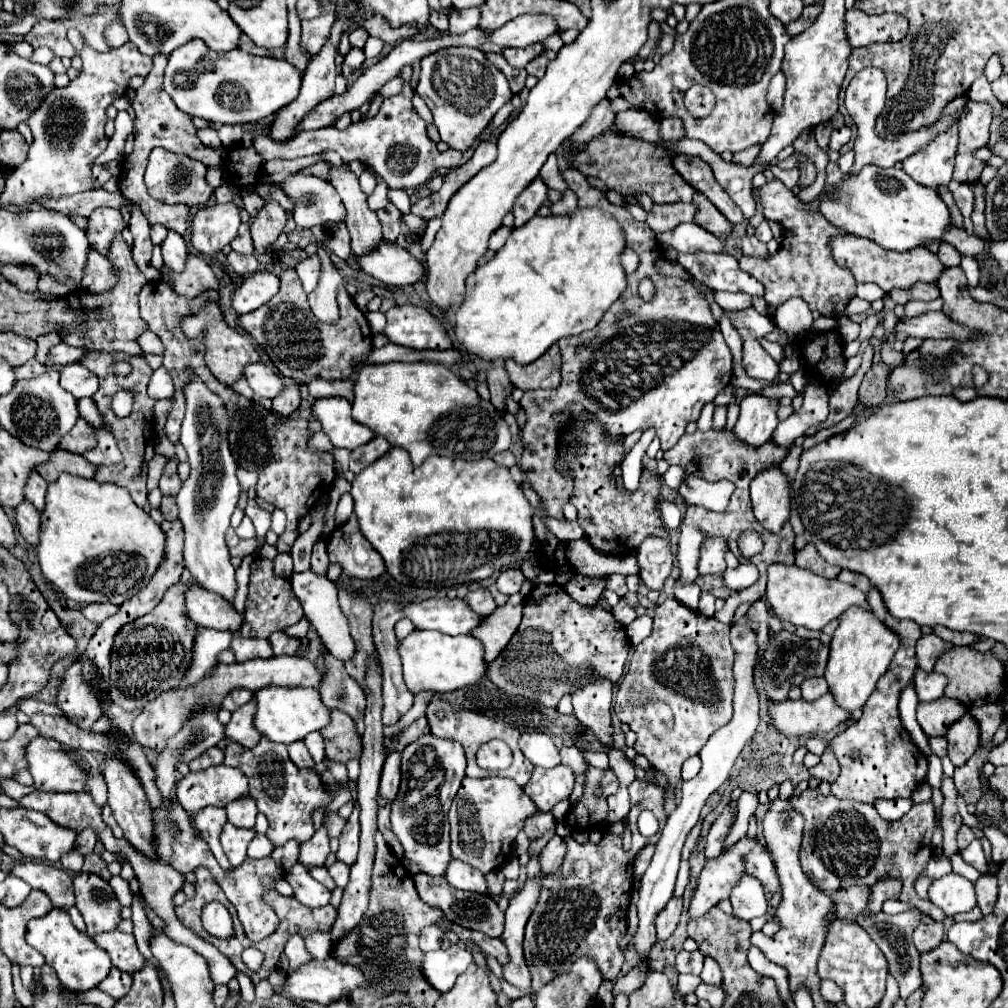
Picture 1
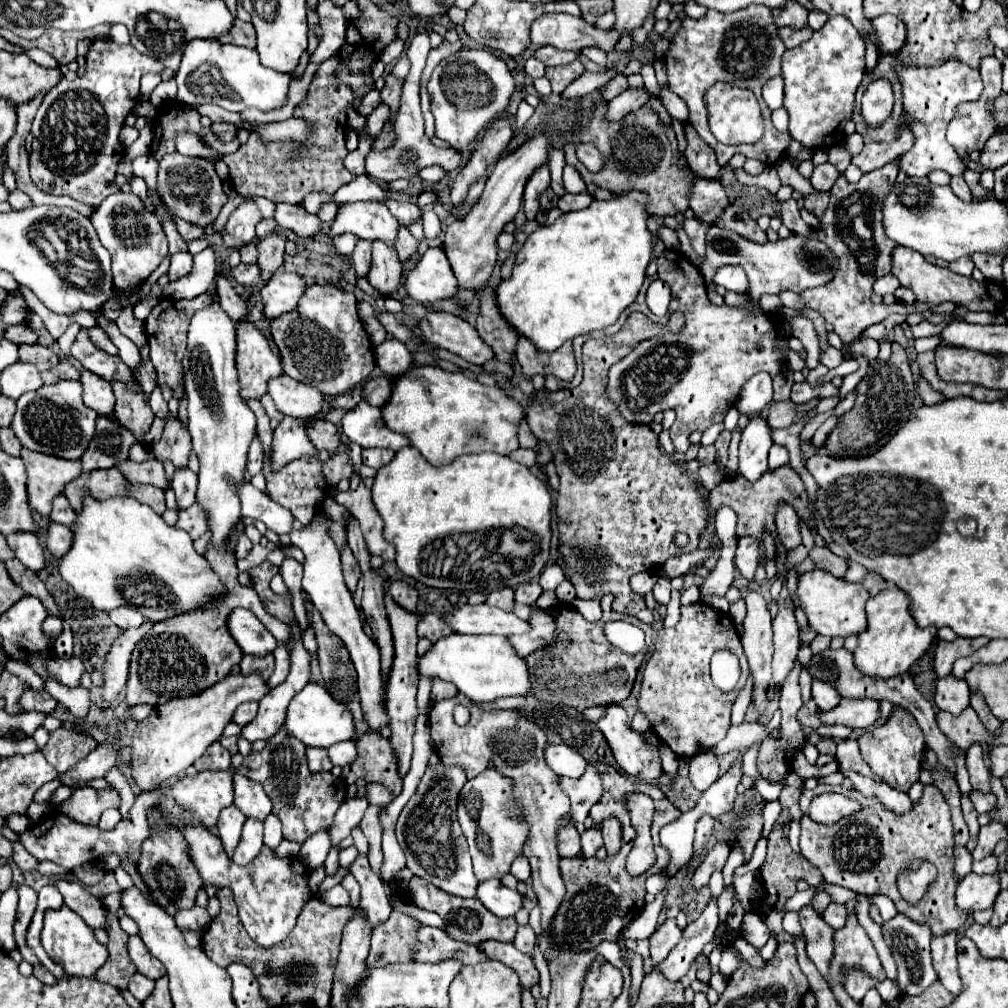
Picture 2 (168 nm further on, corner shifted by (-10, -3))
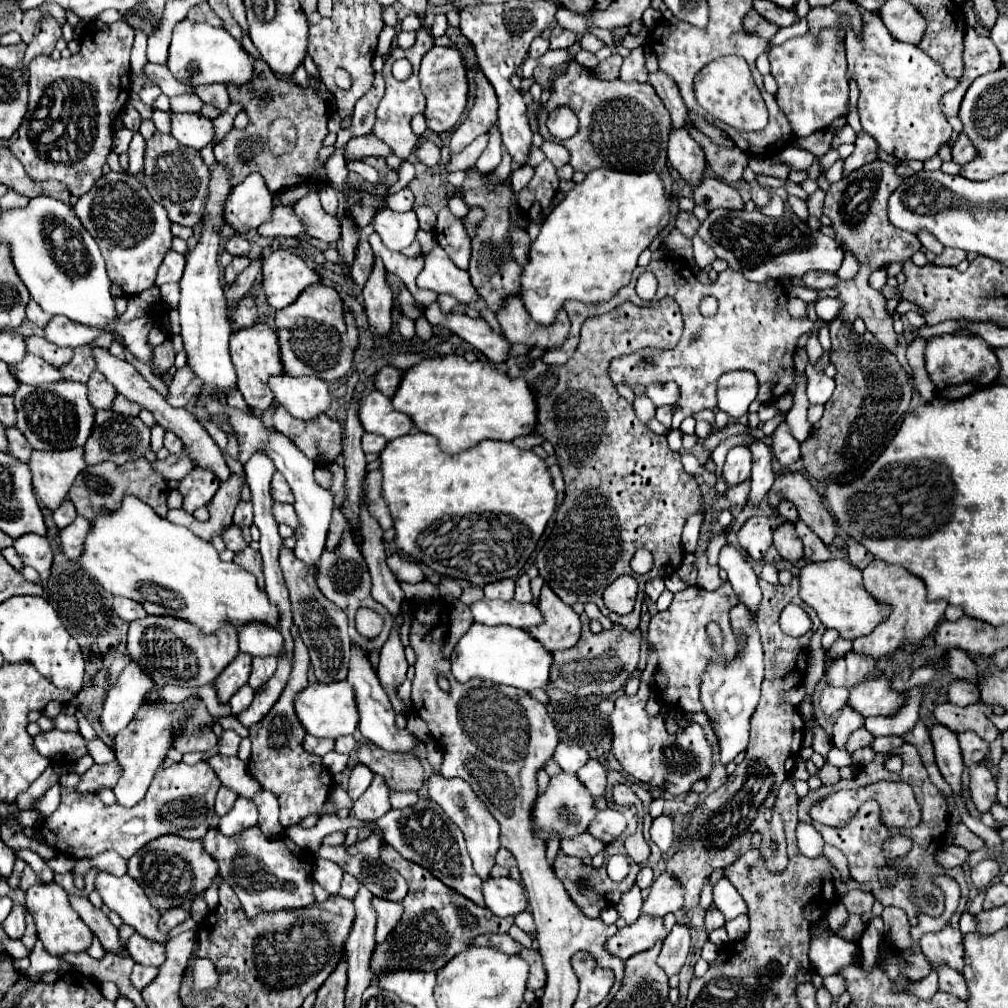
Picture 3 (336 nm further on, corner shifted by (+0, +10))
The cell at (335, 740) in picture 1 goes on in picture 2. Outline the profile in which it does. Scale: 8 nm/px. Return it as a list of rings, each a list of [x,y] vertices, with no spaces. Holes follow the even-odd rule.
[[[365,731],[355,739],[357,759],[343,767],[341,777],[347,785],[353,785],[355,779],[363,777],[367,783],[381,783],[393,795],[401,793],[403,781],[397,775],[397,763],[391,751],[391,745],[377,731]]]

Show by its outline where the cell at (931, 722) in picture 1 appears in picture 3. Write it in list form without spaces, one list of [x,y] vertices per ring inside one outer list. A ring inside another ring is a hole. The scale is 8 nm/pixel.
[[[945,702],[945,704],[939,704],[935,708],[935,718],[937,718],[939,724],[949,728],[951,732],[959,734],[959,732],[973,730],[985,742],[993,742],[997,738],[999,730],[989,720],[989,716],[991,714],[1003,714],[1003,712],[1005,710],[999,708],[999,706],[973,704],[973,706],[967,706],[967,708],[961,708],[961,706],[955,706],[951,702]]]

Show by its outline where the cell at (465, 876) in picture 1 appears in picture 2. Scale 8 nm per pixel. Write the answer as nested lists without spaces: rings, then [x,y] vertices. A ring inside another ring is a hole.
[[[499,879],[479,881],[477,899],[497,917],[513,917],[521,907],[521,895],[505,885]]]

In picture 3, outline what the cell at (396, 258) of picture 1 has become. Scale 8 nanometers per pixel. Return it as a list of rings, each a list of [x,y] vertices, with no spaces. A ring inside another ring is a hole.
[[[435,246],[433,252],[425,256],[425,268],[417,276],[417,286],[435,290],[437,294],[449,294],[461,304],[479,300],[479,294],[471,284],[469,272],[459,270],[441,246]]]

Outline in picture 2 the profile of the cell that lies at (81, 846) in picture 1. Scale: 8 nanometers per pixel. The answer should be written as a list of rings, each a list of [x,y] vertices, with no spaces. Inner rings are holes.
[[[107,809],[103,815],[101,815],[101,821],[99,821],[99,829],[103,829],[103,831],[111,831],[117,823],[121,821],[121,815],[119,815],[119,809]]]

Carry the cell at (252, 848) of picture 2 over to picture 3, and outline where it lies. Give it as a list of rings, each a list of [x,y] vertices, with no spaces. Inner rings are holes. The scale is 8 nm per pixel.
[[[237,798],[235,806],[219,820],[219,830],[225,836],[235,836],[251,826],[257,826],[257,806],[249,798]]]

